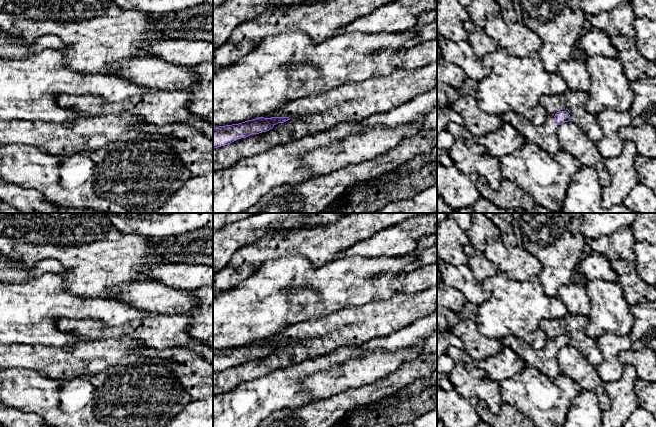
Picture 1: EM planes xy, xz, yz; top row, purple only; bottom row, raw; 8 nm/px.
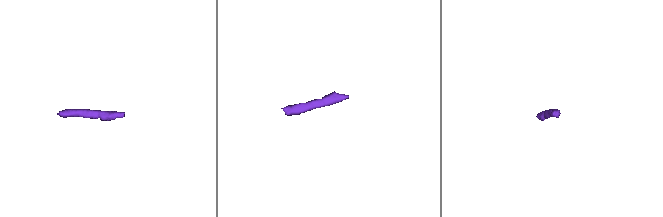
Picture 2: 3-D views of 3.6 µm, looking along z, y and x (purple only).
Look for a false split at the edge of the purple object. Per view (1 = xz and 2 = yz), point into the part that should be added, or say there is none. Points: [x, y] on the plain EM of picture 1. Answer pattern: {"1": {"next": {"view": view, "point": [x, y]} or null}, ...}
{"1": {"next": null}, "2": {"next": {"view": "yz", "point": [544, 359]}}}

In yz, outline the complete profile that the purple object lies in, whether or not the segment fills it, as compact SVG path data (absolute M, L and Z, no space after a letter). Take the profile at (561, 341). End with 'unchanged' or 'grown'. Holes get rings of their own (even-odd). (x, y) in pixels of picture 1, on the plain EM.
M513 335L504 337L501 343L515 352L526 365L554 379L560 374L556 354L561 348L570 345L570 339L567 335L559 335L554 340L548 339L542 349L534 349Z; grown

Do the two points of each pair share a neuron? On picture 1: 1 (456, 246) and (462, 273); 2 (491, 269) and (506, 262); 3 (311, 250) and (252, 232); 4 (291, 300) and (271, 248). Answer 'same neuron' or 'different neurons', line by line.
1: different neurons
2: different neurons
3: different neurons
4: different neurons

